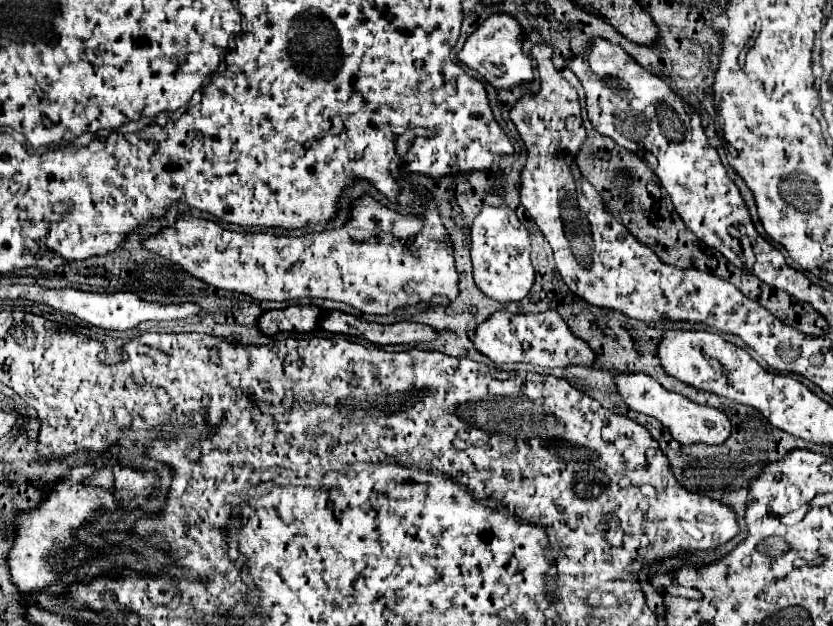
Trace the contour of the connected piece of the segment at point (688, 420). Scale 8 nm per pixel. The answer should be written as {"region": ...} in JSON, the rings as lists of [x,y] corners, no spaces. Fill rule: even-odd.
{"region":[[[610,372],[614,378],[614,384],[616,384],[616,390],[618,394],[624,398],[626,406],[634,412],[640,412],[640,414],[646,414],[646,416],[652,416],[656,420],[660,420],[662,424],[666,424],[668,432],[672,434],[674,440],[678,440],[680,444],[682,442],[704,442],[704,444],[722,444],[728,440],[730,436],[730,430],[732,430],[732,424],[728,420],[728,416],[718,410],[718,408],[710,408],[710,406],[700,406],[692,400],[688,400],[686,396],[682,394],[676,394],[676,392],[670,392],[666,388],[662,388],[658,384],[656,378],[652,376],[646,376],[644,372]]]}

